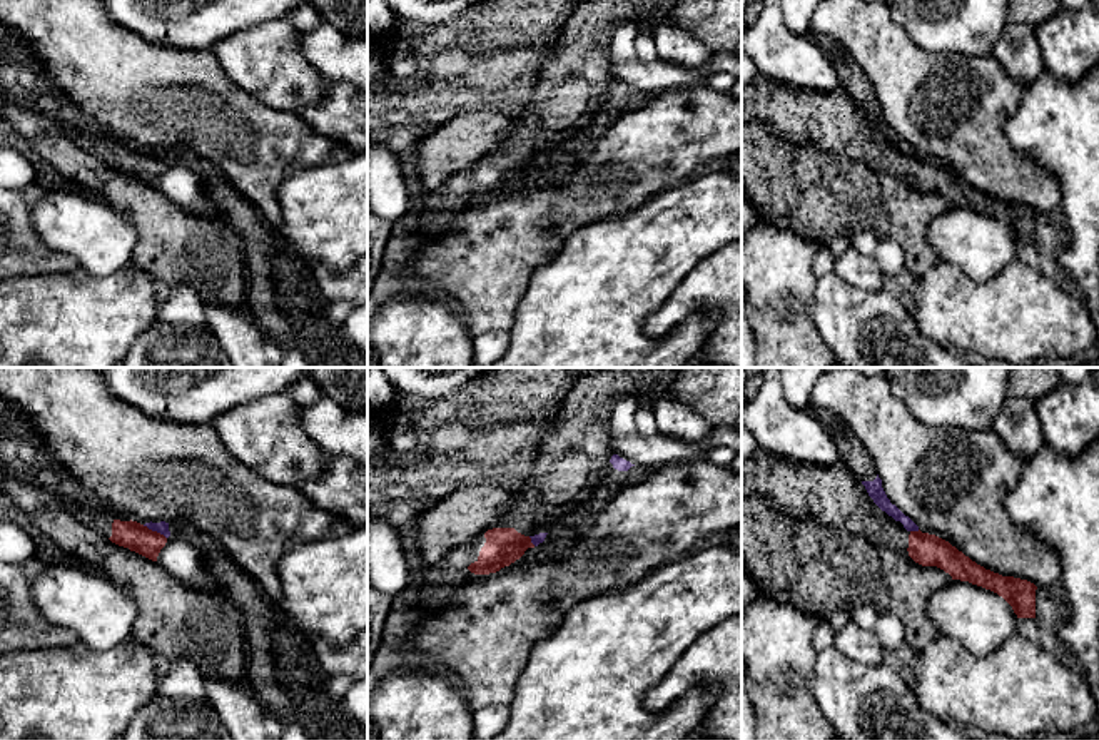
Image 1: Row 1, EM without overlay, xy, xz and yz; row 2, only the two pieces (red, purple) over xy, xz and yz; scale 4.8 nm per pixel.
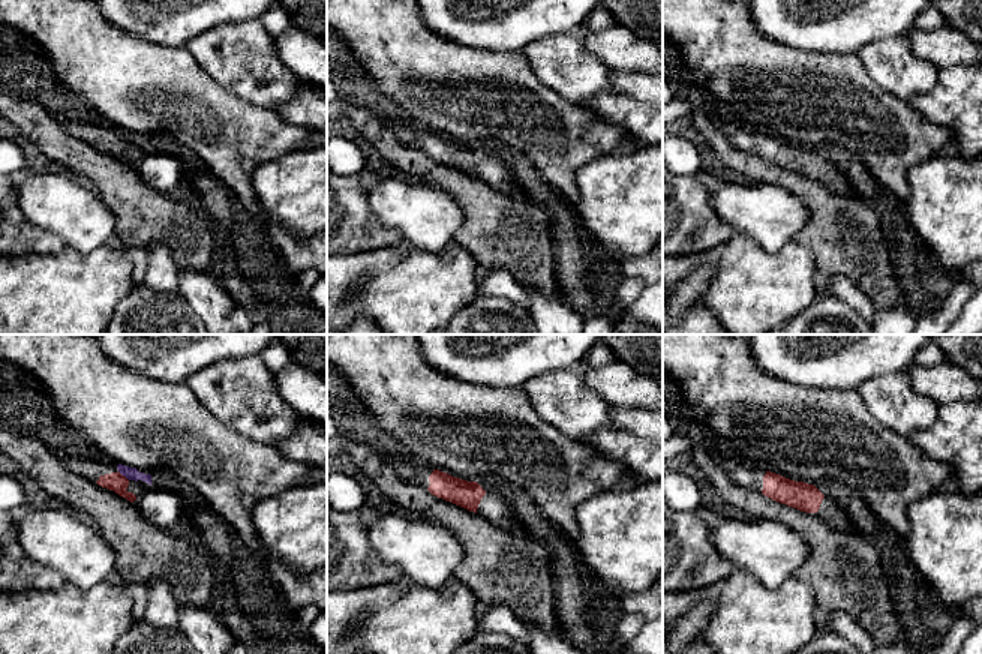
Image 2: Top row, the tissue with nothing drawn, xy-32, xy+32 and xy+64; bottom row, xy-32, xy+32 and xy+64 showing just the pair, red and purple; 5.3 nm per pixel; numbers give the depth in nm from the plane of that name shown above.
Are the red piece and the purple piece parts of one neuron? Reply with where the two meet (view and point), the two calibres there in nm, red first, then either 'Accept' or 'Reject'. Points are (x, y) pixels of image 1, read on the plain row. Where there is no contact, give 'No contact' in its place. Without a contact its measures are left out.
Touches red at xy (154, 157). Thickness 140 nm (red) against 60 nm. Reject

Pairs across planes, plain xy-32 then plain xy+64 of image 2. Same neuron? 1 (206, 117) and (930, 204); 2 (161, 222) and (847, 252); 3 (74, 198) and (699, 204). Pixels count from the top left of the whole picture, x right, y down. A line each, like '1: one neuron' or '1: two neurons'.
1: two neurons
2: one neuron
3: two neurons

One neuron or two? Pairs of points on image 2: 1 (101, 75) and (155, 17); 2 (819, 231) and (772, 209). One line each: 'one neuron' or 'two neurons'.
1: two neurons
2: two neurons

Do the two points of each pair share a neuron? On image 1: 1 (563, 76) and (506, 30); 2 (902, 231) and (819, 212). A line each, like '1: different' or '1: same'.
1: different
2: different

